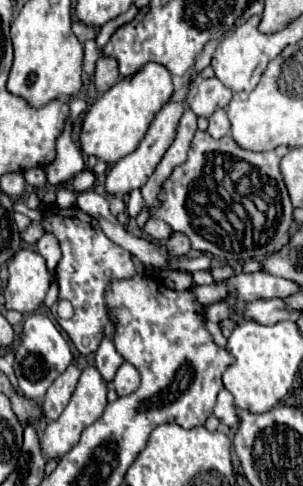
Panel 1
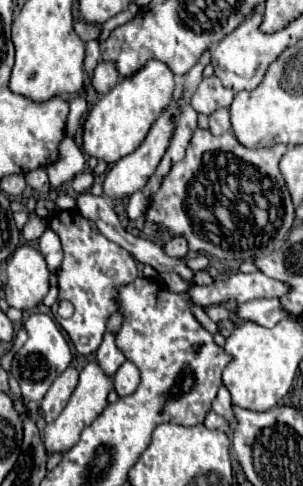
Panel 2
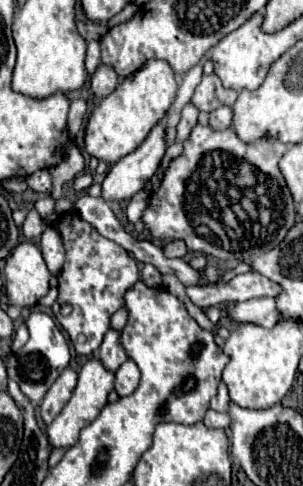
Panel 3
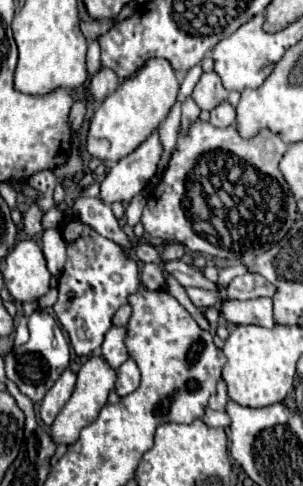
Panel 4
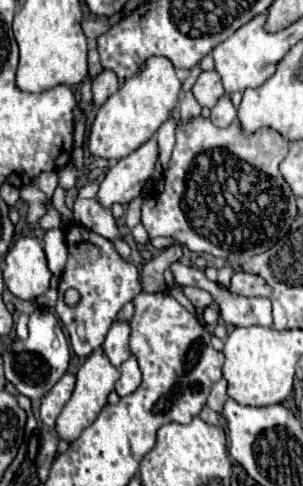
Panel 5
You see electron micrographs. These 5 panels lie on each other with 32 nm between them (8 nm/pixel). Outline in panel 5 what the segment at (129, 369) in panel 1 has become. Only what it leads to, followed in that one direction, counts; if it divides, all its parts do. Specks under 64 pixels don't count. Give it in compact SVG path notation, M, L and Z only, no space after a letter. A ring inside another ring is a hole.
M130 356L118 370L120 370L120 378L116 382L116 392L118 396L128 396L140 386L140 380L142 380L136 358Z

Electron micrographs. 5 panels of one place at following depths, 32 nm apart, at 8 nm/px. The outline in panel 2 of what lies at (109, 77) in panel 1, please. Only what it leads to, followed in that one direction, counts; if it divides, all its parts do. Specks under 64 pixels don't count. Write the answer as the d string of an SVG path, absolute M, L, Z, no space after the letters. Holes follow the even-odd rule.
M100 60L96 70L94 70L94 78L92 78L92 86L94 90L102 96L106 92L110 92L118 82L118 70L114 66L114 62L106 62L106 60Z

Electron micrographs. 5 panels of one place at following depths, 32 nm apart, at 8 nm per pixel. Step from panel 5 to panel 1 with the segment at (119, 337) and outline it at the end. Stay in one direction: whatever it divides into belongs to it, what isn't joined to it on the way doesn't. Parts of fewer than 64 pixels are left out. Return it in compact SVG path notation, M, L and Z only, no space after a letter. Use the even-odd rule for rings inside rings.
M104 338L102 344L100 344L100 348L98 348L98 352L96 352L96 368L98 368L98 372L102 374L102 378L104 378L106 382L110 382L122 362L124 362L124 360L122 360L122 356L116 352L114 344L112 344L108 338Z

